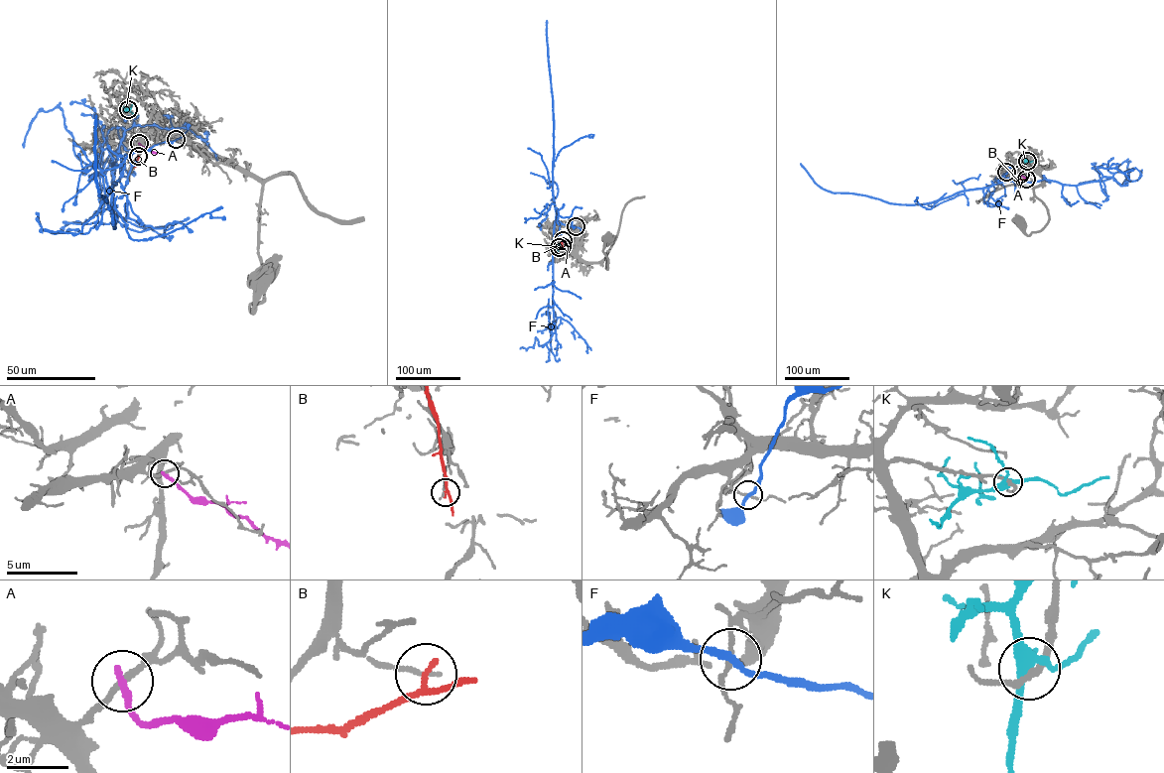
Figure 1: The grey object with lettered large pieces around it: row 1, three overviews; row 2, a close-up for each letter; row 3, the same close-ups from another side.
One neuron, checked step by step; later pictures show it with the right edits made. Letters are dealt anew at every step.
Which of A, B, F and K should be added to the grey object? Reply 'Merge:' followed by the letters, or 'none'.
Merge: none

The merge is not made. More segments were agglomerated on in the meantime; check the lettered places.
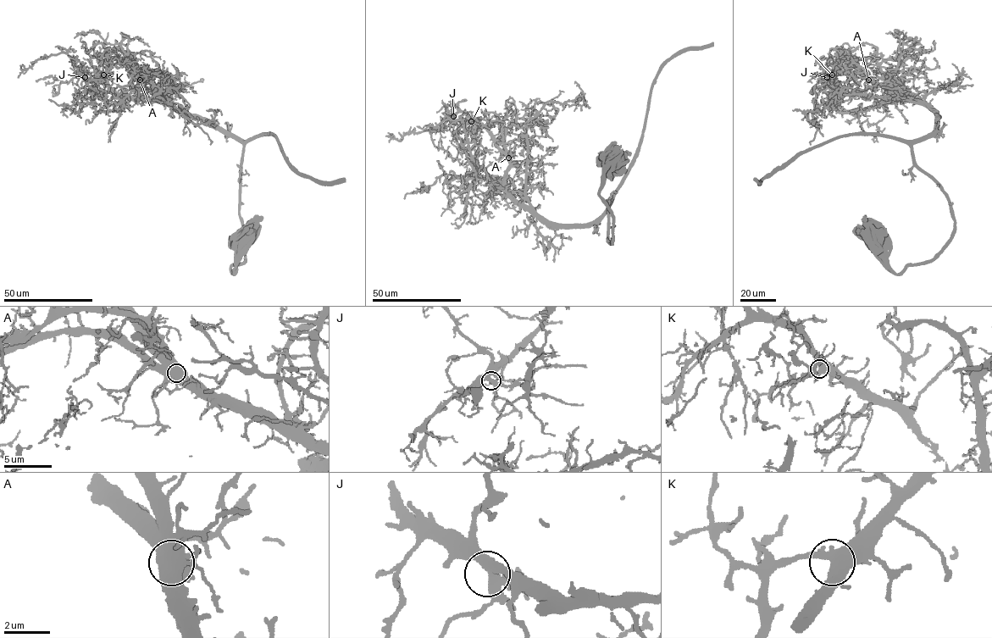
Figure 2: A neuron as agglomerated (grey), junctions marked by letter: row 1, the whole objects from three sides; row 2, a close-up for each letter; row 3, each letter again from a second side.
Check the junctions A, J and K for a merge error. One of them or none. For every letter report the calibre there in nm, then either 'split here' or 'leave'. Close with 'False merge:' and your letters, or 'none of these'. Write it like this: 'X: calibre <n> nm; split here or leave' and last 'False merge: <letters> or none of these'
A: calibre 700 nm; leave
J: calibre 400 nm; leave
K: calibre 440 nm; leave
False merge: none of these

